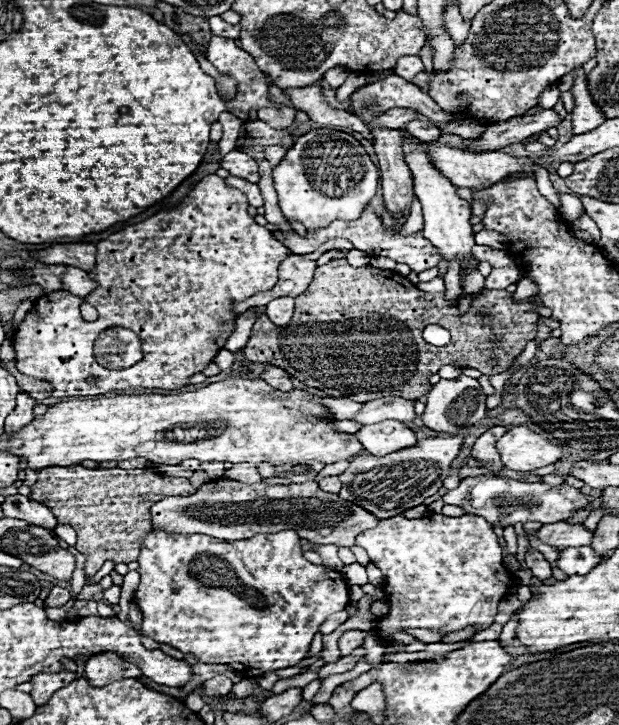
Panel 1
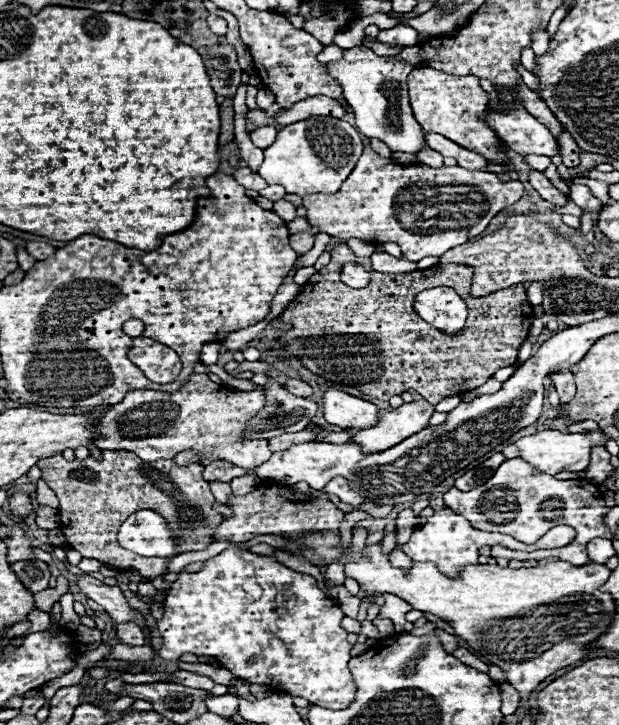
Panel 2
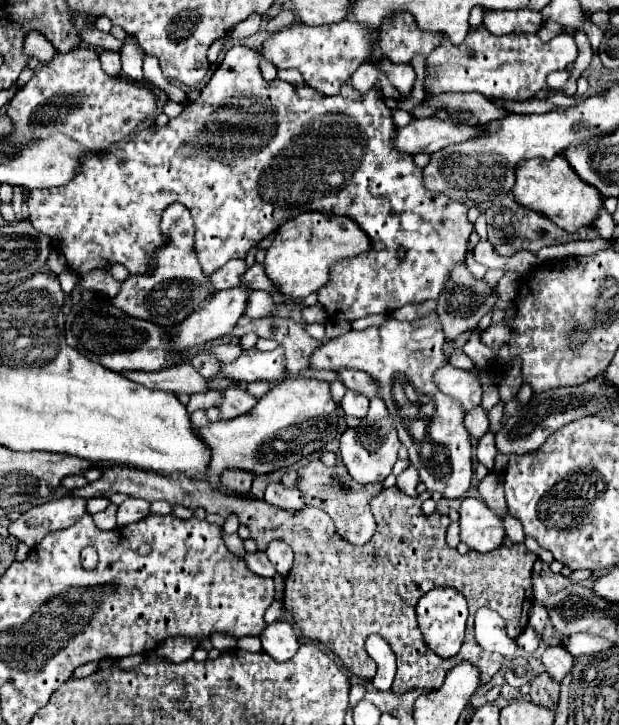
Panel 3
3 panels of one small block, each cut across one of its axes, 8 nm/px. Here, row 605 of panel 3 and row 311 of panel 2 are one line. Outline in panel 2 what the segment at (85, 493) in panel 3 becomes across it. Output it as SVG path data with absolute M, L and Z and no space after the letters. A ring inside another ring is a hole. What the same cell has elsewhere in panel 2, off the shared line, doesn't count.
M346 244L334 246L330 254L332 254L332 262L326 268L318 270L302 286L302 292L288 304L288 308L280 316L280 320L288 324L290 330L282 332L278 336L278 342L284 346L288 354L304 360L302 362L304 368L308 368L312 374L322 376L324 380L330 380L332 384L338 386L360 386L356 390L362 390L366 396L378 400L390 400L392 396L400 396L402 392L416 390L430 404L438 404L446 396L456 396L482 386L488 378L492 378L492 374L498 368L516 364L518 348L528 338L528 330L532 326L532 316L534 316L532 306L526 300L524 284L516 284L492 292L488 296L474 298L470 296L474 268L466 268L460 264L436 264L428 270L416 270L408 274L384 274L384 272L374 272L370 266L370 258L354 256L354 252ZM348 262L356 262L372 274L372 280L368 282L366 288L350 288L340 280L342 266ZM436 286L454 288L468 304L466 328L462 328L462 332L458 332L456 336L446 336L444 332L438 332L430 324L422 322L420 316L414 312L414 304L412 304L414 296L426 288L436 288ZM344 334L356 334L368 338L326 338L326 336L344 336Z

